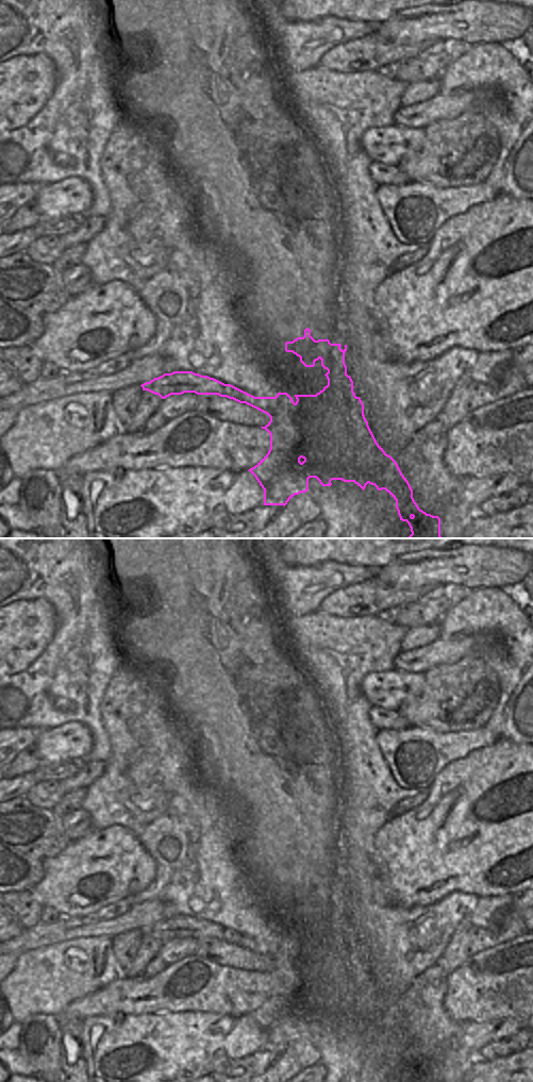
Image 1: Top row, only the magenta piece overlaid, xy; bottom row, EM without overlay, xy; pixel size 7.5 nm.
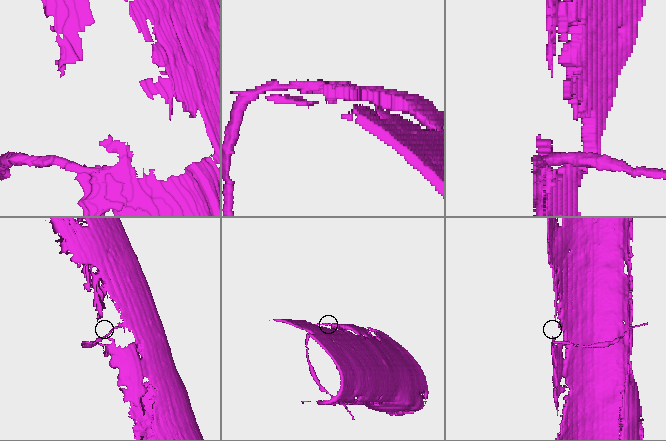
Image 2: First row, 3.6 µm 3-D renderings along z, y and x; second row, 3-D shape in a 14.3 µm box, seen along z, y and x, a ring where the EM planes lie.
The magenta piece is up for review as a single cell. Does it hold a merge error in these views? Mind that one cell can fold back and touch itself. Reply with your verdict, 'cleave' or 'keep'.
cleave

